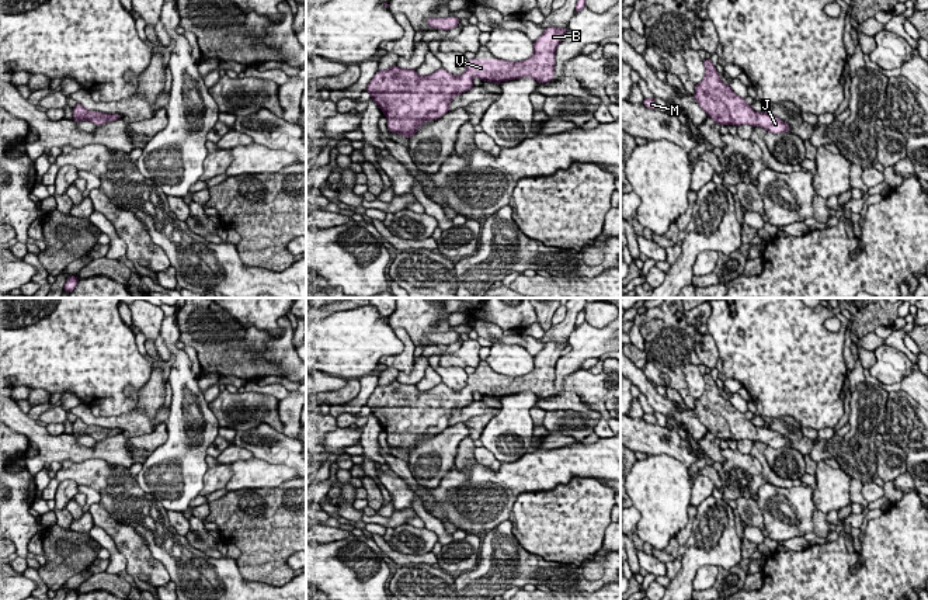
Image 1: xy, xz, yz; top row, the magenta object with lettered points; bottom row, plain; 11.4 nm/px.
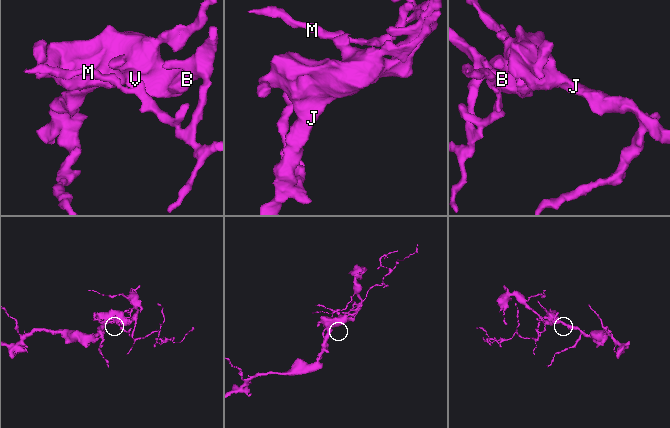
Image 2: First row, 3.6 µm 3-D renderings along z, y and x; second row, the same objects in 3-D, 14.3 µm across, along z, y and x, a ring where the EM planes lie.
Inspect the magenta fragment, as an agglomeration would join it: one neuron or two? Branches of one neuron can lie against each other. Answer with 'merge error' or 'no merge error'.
no merge error

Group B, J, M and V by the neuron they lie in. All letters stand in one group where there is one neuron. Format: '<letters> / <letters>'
B J M V

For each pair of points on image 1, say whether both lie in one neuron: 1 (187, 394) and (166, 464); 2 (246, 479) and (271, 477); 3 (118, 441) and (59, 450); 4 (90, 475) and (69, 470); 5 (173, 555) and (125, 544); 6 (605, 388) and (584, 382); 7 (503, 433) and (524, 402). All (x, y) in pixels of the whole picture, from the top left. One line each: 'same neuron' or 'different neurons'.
1: same neuron
2: same neuron
3: same neuron
4: same neuron
5: different neurons
6: same neuron
7: same neuron

